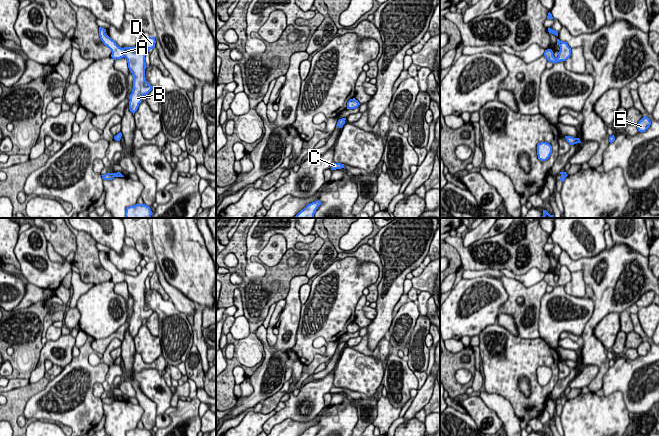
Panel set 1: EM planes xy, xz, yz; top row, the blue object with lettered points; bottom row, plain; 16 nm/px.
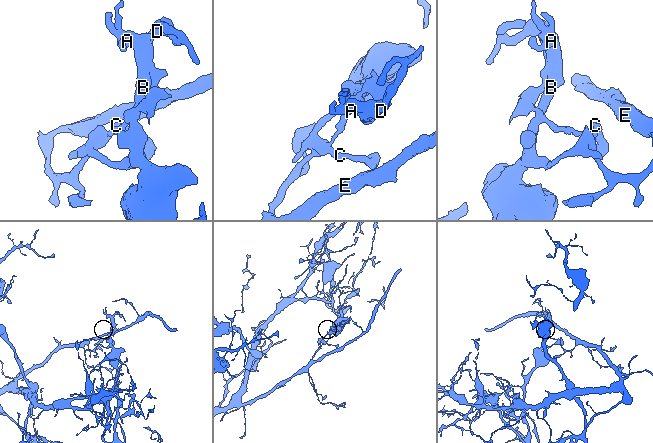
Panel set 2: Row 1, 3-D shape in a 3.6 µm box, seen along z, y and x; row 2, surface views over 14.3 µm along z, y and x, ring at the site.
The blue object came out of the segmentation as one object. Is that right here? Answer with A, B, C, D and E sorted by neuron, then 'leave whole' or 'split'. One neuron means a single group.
groups A B D / C E; split

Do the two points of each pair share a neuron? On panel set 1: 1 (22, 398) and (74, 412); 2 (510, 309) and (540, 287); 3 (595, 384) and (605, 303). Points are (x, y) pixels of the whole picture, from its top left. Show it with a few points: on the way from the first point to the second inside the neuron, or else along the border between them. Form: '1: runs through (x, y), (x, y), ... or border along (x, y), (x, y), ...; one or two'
1: border along (47, 385), (28, 400), (21, 414); two
2: runs through (512, 300), (518, 293), (531, 293); one
3: runs through (601, 364), (590, 342), (592, 323); one

